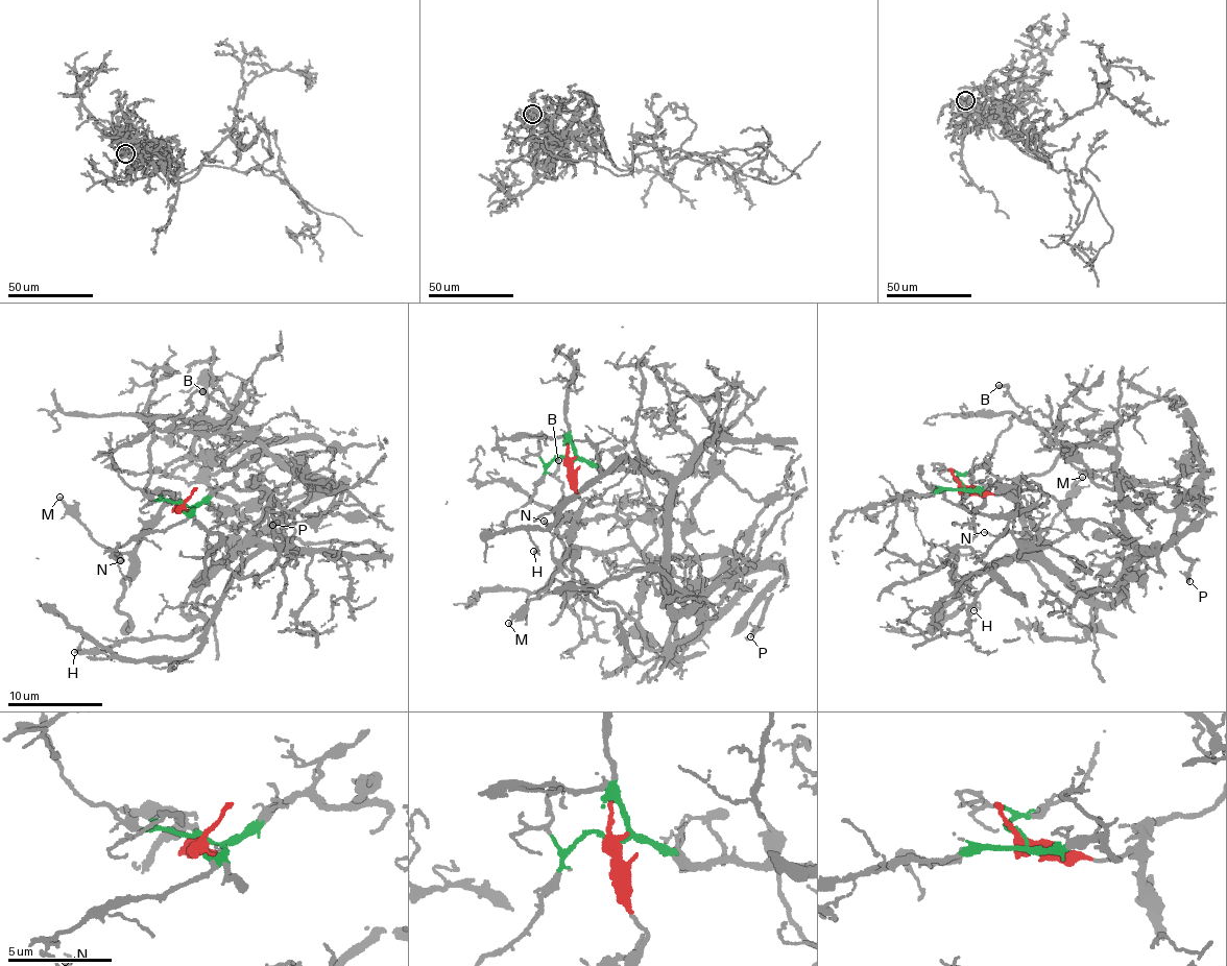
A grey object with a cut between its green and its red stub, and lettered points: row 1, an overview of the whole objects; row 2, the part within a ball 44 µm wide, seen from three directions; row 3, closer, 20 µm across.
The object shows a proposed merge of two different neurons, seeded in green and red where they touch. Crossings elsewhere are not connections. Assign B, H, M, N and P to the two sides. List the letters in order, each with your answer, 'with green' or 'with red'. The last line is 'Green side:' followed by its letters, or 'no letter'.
B: with green
H: with green
M: with red
N: with red
P: with green
Green side: B, H, P

